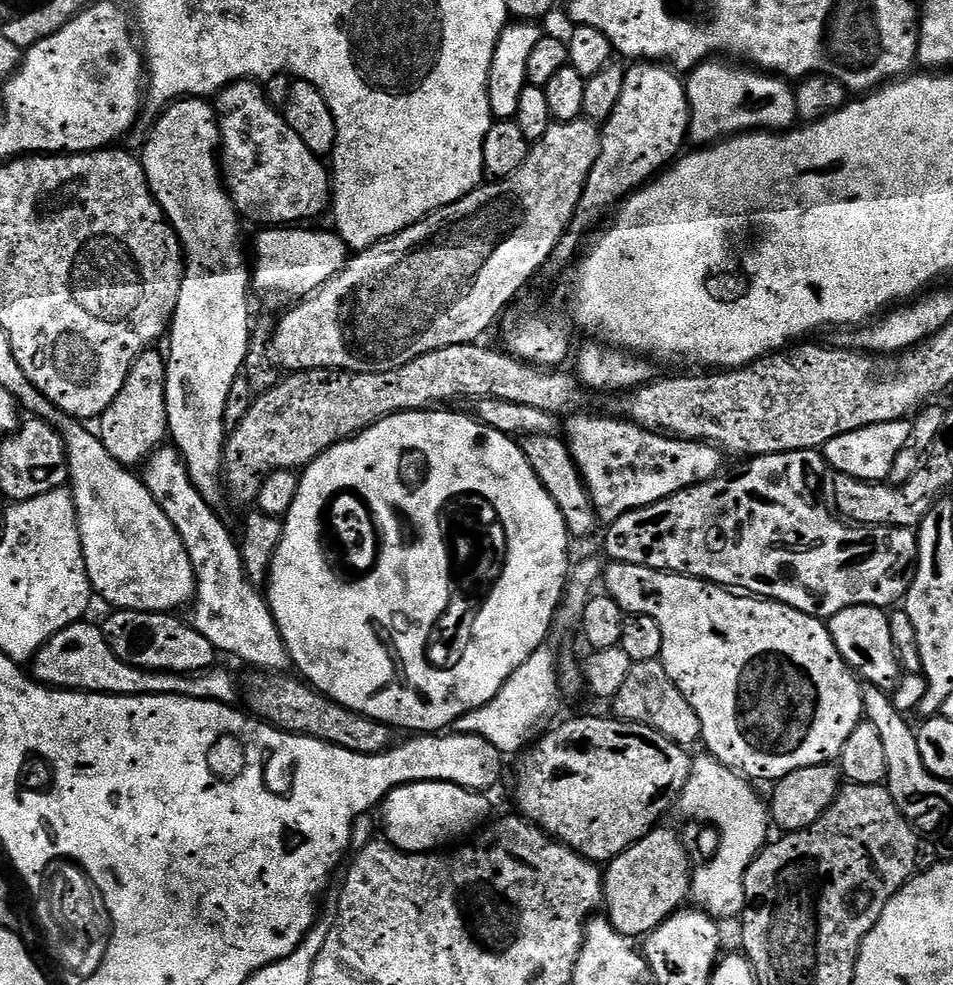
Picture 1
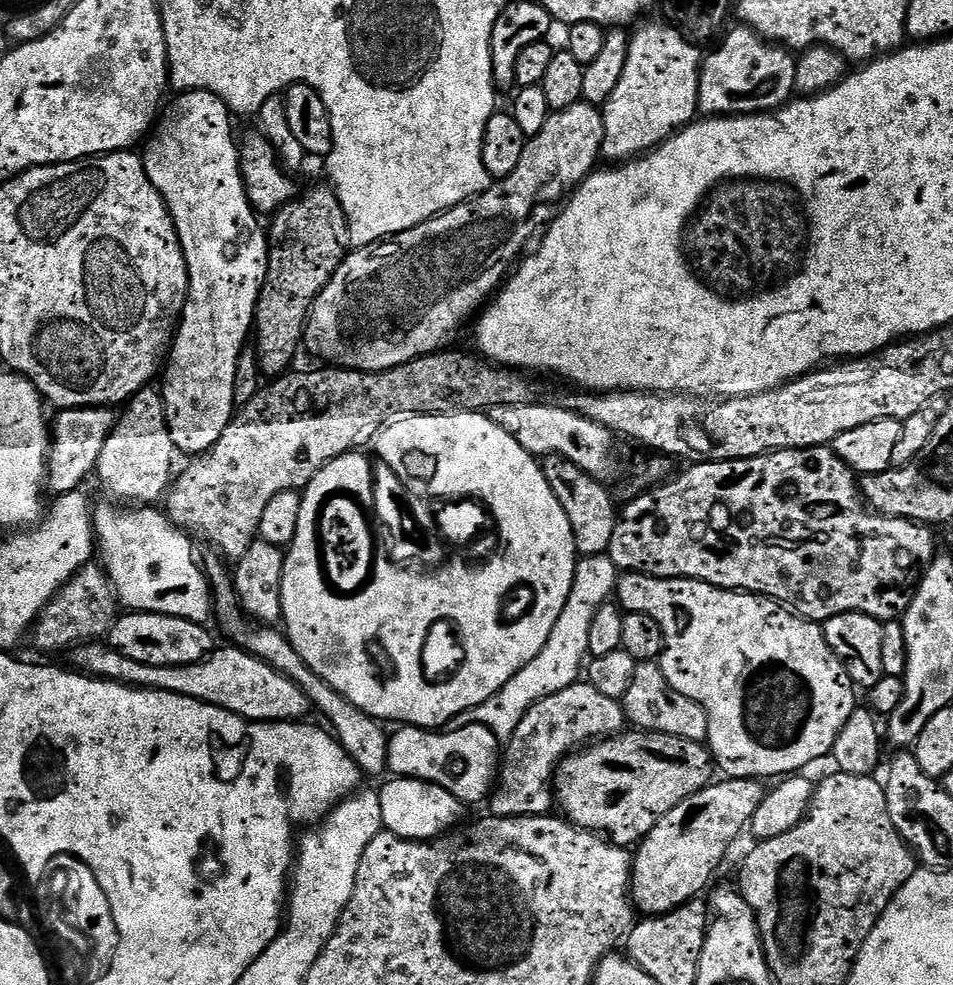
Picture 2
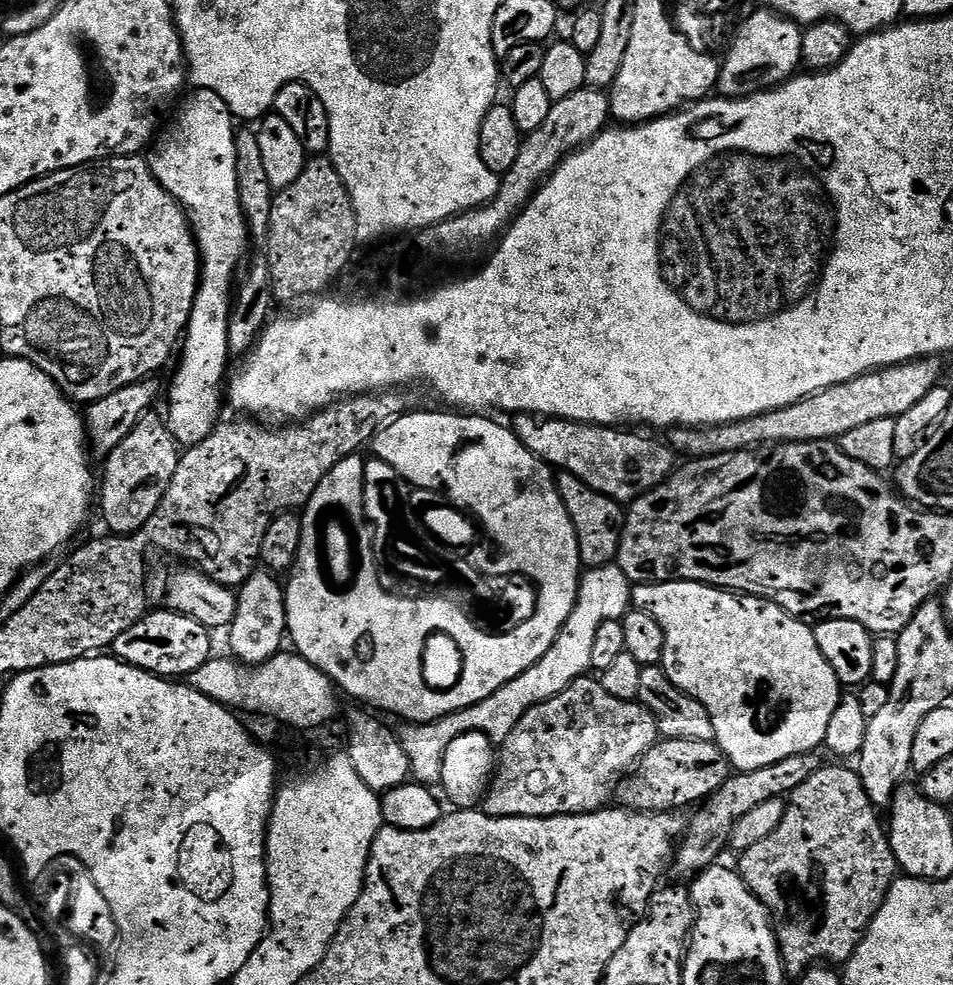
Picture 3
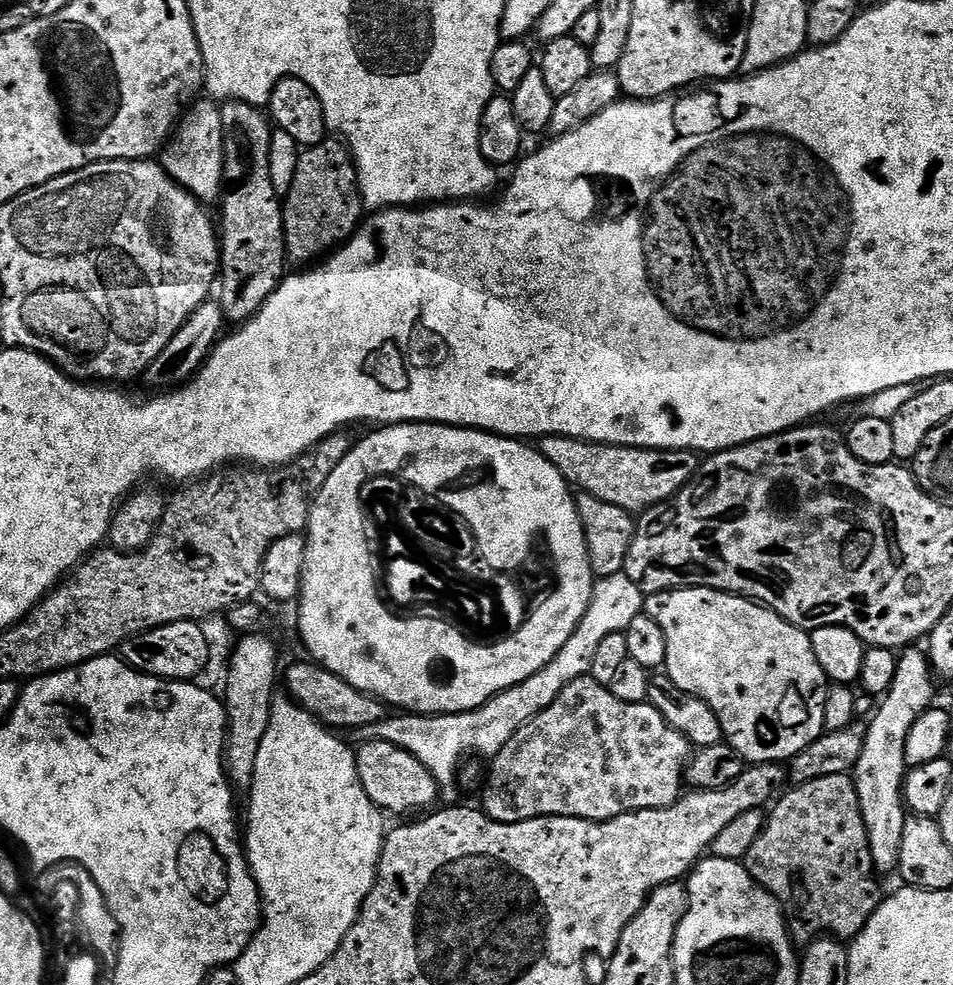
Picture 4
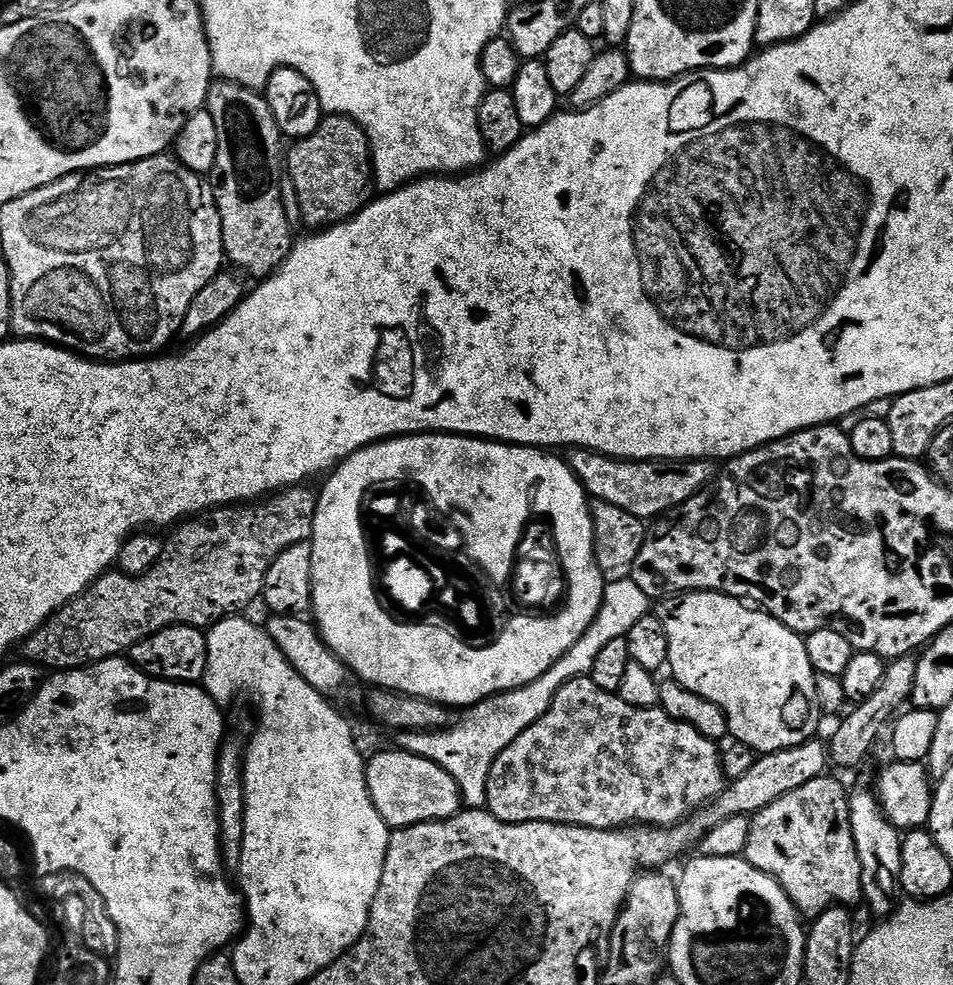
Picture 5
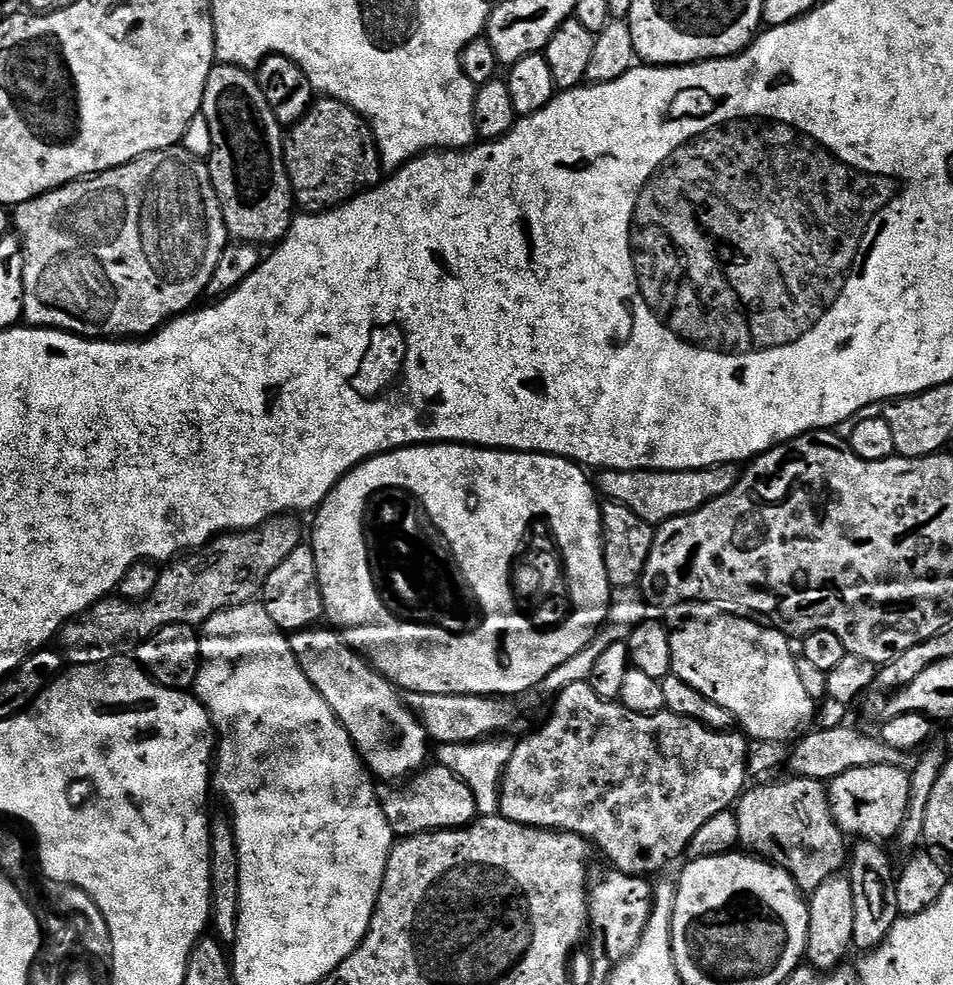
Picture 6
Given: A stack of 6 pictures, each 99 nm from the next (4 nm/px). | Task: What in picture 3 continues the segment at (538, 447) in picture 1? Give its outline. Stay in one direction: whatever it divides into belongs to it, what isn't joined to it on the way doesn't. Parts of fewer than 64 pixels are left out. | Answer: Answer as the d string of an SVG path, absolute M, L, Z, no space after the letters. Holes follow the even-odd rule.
M560 472L556 476L556 489L566 506L566 514L570 514L570 522L576 531L580 543L580 563L585 569L597 568L613 563L620 555L620 539L624 529L625 509L614 498L606 498L606 494L598 494L582 478L574 478L574 474Z

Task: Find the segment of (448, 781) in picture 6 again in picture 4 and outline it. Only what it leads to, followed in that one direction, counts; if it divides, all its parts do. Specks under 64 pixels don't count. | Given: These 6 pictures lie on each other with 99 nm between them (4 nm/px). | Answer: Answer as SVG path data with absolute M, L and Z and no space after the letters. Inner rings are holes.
M377 740L359 745L355 753L362 790L366 790L370 802L374 802L385 813L416 812L419 808L428 807L431 809L431 804L438 800L438 782L420 756L410 754L390 742Z

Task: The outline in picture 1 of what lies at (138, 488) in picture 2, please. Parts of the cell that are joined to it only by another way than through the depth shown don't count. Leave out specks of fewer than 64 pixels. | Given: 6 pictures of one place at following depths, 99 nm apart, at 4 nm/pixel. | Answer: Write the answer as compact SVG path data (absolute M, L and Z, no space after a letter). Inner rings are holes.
M156 350L143 352L134 362L118 398L98 418L100 441L110 454L125 466L143 465L165 443L168 436L168 415L166 414L166 374L168 365L165 357Z

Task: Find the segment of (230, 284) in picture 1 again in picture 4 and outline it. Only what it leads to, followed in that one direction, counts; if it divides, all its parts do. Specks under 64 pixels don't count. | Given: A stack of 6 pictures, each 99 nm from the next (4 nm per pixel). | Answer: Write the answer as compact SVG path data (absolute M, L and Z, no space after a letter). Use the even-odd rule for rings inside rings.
M197 99L177 123L158 156L158 163L164 167L168 177L208 206L215 205L221 199L225 187L224 135L220 109L221 105L215 99Z

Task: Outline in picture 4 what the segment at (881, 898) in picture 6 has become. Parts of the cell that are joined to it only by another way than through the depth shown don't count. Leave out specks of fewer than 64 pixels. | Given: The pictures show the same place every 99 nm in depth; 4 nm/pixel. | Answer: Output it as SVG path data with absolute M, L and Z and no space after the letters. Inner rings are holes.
M909 646L899 653L898 670L894 674L894 682L887 694L879 701L874 715L867 721L862 754L854 769L858 806L862 810L862 822L866 824L872 864L880 874L883 872L895 873L900 866L902 830L906 830L906 822L909 817L904 802L904 777L908 775L909 770L906 762L906 738L910 736L910 726L914 726L914 722L918 722L920 715L927 712L934 704L934 700L932 700L932 680L934 681L932 665L928 663L927 655L921 649L919 652L916 648L919 647Z

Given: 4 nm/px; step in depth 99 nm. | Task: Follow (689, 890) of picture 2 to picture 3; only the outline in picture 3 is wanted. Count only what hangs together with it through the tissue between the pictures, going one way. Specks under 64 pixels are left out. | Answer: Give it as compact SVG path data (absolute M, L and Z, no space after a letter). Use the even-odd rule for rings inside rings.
M803 752L794 754L782 762L774 762L774 766L766 766L762 770L753 772L741 772L733 774L729 780L722 785L715 794L708 797L695 809L696 812L687 821L684 835L679 841L678 847L674 853L674 868L680 872L692 872L699 874L705 868L713 867L720 856L723 848L729 847L732 831L742 818L742 814L747 814L754 810L761 802L770 802L770 798L788 798L810 774L814 774L822 766L822 760L819 760L816 752Z

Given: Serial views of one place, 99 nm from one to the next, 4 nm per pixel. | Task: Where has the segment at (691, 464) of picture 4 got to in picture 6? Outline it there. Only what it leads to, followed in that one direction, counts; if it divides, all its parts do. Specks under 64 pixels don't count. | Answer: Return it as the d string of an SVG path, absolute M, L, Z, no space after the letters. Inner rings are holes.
M739 463L715 464L712 468L695 470L678 470L677 472L661 472L659 470L620 470L605 468L595 477L594 484L604 500L613 500L638 514L646 523L659 526L665 520L675 516L684 516L688 512L696 512L703 504L726 494L740 481L742 471Z

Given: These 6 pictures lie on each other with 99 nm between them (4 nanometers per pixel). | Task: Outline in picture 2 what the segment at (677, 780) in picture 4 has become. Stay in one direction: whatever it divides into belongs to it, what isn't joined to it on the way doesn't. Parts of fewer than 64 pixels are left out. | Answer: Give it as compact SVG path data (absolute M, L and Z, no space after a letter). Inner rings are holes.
M577 682L566 686L566 690L562 690L558 694L550 694L546 698L542 698L524 715L522 722L518 722L518 730L514 730L514 734L503 745L500 775L490 796L491 815L549 815L554 808L554 777L561 760L593 742L606 740L610 736L618 736L625 731L625 728L626 719L621 701L606 698L606 694L594 690L594 686L590 683Z

